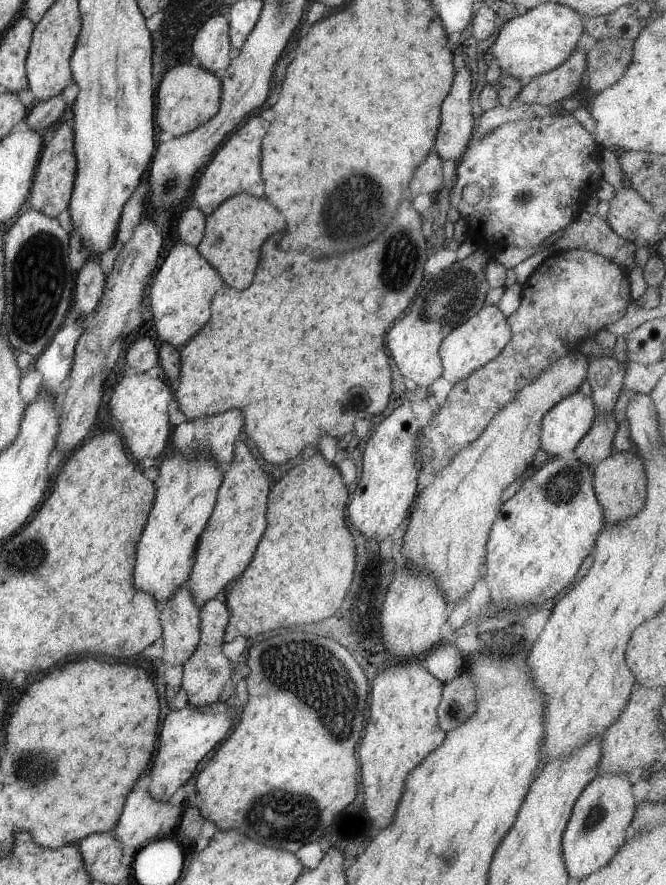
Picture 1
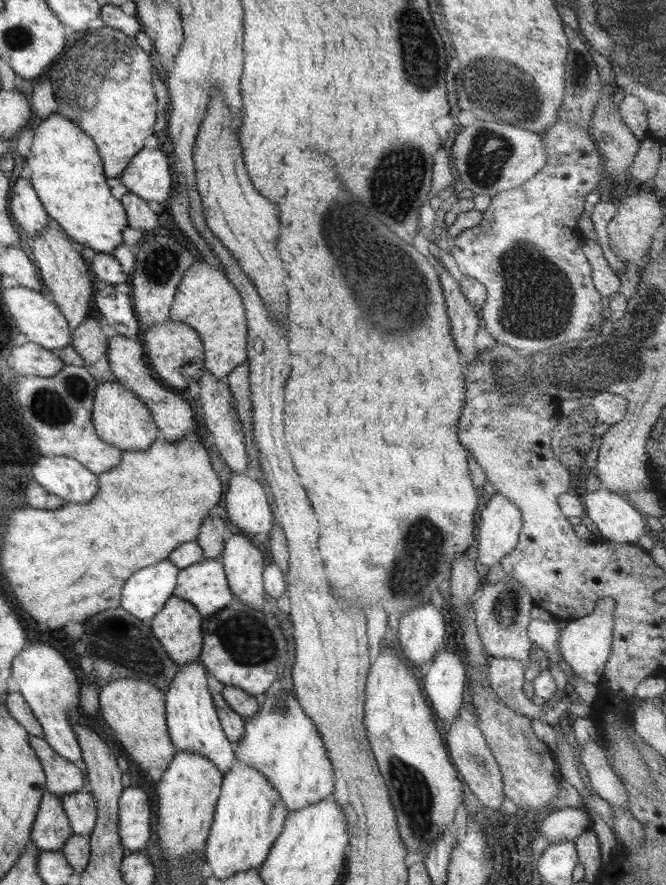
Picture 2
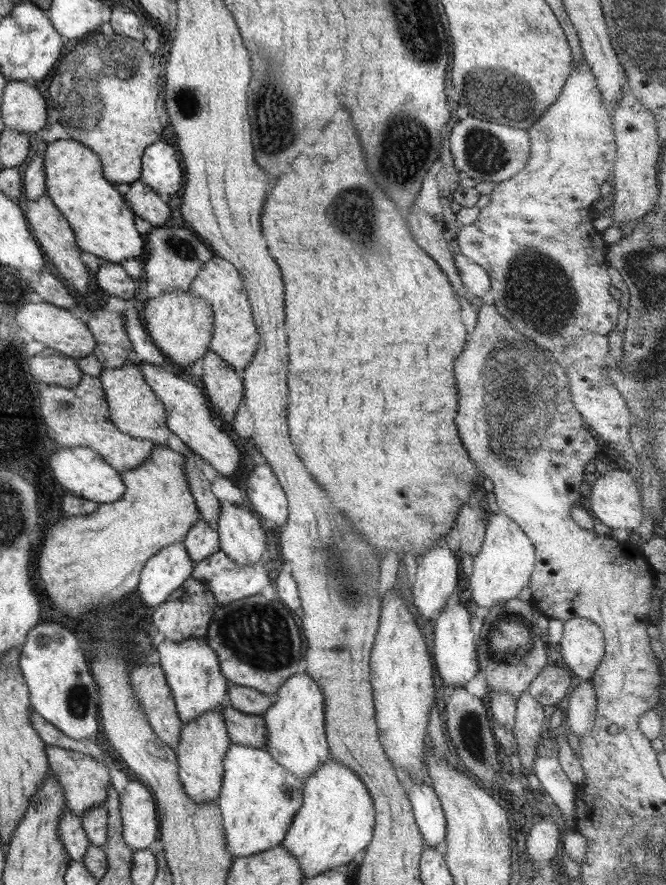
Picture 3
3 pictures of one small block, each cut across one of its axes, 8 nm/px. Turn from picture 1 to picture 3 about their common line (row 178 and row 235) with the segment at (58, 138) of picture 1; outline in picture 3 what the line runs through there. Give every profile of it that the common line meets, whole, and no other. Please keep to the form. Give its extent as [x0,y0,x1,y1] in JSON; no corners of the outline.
[25,195,91,294]

